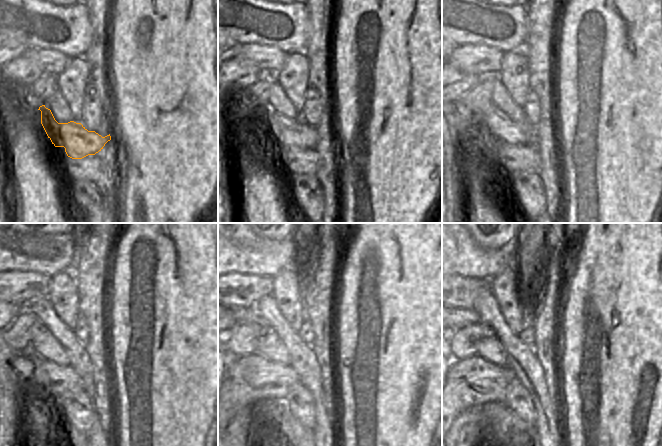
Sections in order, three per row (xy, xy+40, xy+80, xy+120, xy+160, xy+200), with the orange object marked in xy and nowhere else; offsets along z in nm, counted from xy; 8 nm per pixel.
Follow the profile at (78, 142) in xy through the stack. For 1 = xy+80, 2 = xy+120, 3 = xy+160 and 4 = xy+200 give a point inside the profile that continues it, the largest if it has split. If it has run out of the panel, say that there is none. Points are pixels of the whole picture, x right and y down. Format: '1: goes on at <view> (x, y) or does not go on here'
1: goes on at xy+80 (493, 120)
2: goes on at xy+120 (43, 343)
3: goes on at xy+160 (269, 345)
4: goes on at xy+200 (490, 347)

